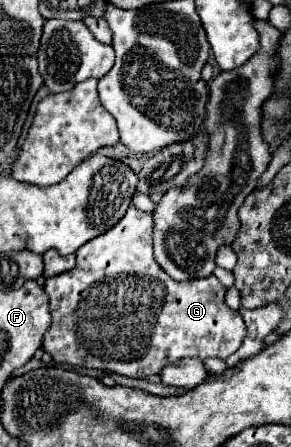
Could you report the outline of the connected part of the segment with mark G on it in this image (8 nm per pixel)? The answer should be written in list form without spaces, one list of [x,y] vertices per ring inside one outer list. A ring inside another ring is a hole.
[[[130,205],[130,209],[126,211],[126,217],[122,217],[122,221],[118,225],[114,225],[114,229],[106,231],[102,237],[94,237],[94,241],[88,241],[82,249],[78,249],[74,269],[66,271],[58,277],[46,279],[44,291],[50,299],[52,323],[50,323],[50,329],[46,331],[46,335],[42,339],[42,351],[50,353],[56,363],[68,363],[68,365],[88,367],[88,369],[102,369],[102,371],[120,373],[120,375],[126,375],[126,377],[150,377],[150,375],[158,375],[162,371],[162,365],[168,365],[170,361],[178,361],[178,359],[184,359],[184,357],[198,357],[198,359],[218,357],[218,359],[226,359],[228,355],[238,351],[238,347],[242,345],[242,339],[246,337],[246,325],[244,325],[240,313],[232,311],[224,303],[226,287],[222,287],[220,281],[214,275],[204,277],[204,279],[194,279],[194,281],[174,281],[170,275],[166,275],[164,269],[156,263],[154,253],[152,253],[152,229],[154,229],[152,213],[144,213],[144,211],[136,209],[134,205]]]

